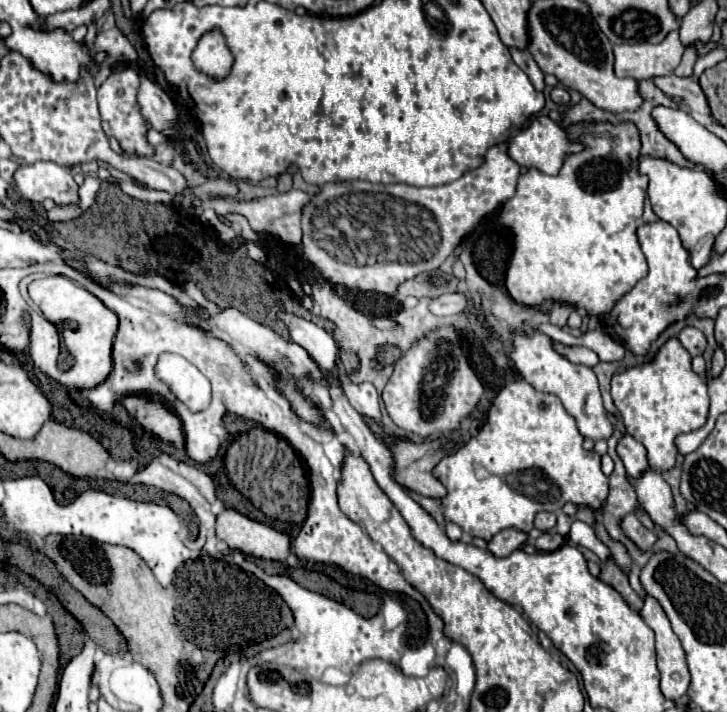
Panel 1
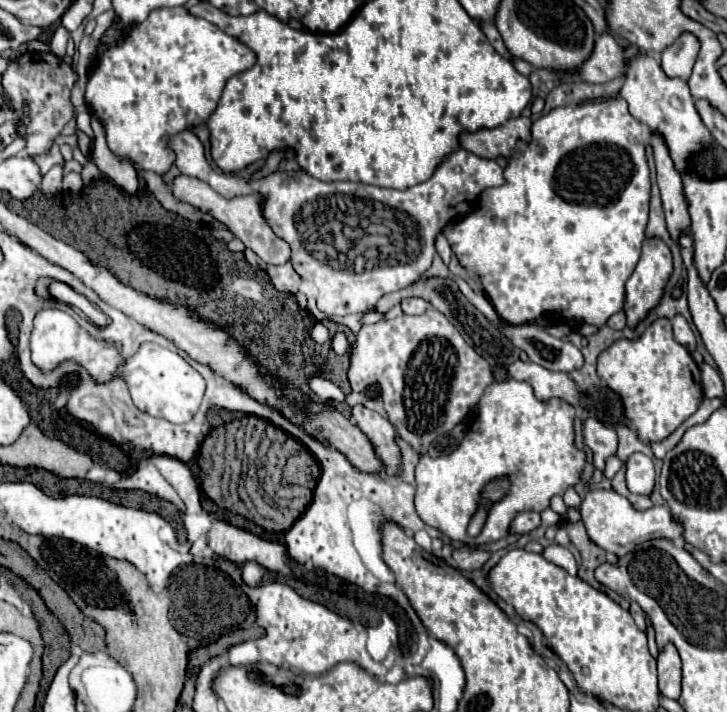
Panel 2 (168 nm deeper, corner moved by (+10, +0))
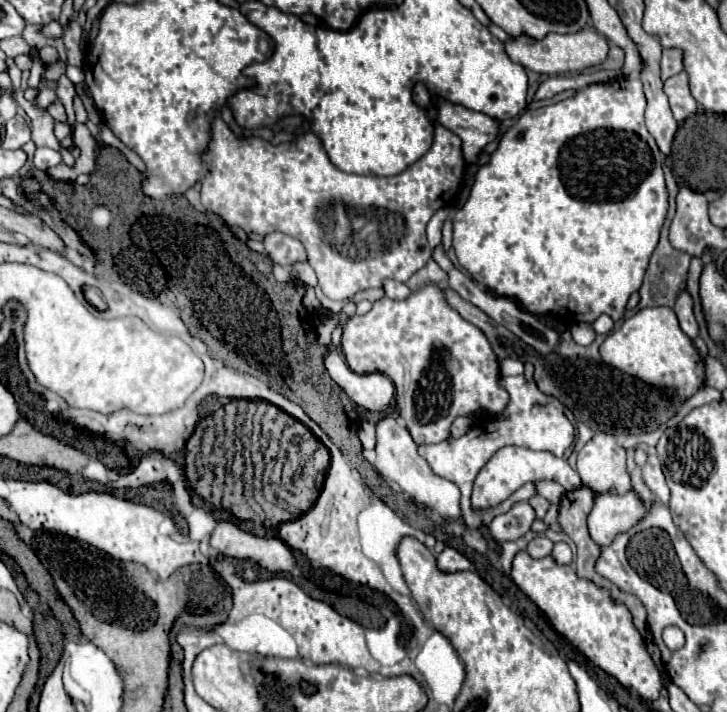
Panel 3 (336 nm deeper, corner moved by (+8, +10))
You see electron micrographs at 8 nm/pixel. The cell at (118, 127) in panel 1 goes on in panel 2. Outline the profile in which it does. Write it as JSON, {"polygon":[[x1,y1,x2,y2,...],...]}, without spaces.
{"polygon":[[160,7,160,9,154,9,146,21,134,25,128,33,128,37,120,43,120,45,114,45,110,47,108,51,102,53,100,57,100,63,96,67,96,71,90,75,88,79,88,85,86,85,86,103,90,105,90,111,92,115,104,125,106,129,106,139,108,139,108,147,112,149,112,153,116,155,122,155,122,157,130,157,140,169,144,171,154,171,158,175,164,175,176,161,176,155,172,151,172,147,168,147,168,141,170,141,170,135,176,135,180,131,186,131,186,129,192,129,192,127,198,127,198,125,204,125,208,121,208,117,214,113,216,105,218,105,218,99,222,95,222,89,226,85,226,81,246,69,250,69,252,65,256,63,256,55,254,51,250,51,250,47,246,47,244,43,240,43,238,39,230,37,228,33,224,33,222,29,218,29,214,23,202,19,202,17,196,17,192,15,186,7]]}

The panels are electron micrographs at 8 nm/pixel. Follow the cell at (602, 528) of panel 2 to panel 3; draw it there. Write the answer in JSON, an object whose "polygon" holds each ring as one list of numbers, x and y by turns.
{"polygon":[[634,491,624,495,618,493,598,493,594,507,588,515,590,537,606,547,614,541,616,535,626,533,648,513,648,503,642,501]]}

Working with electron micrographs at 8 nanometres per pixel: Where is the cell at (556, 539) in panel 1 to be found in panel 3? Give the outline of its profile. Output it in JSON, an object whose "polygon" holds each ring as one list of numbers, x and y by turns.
{"polygon":[[538,535,536,539,532,539,530,543,528,543,528,553,532,555,532,557,546,557,546,555,550,555,552,553,552,547,554,547,554,543,550,541,550,539,546,539,544,535]]}

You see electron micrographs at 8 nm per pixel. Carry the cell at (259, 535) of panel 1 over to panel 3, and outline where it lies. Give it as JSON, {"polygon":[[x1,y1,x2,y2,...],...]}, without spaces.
{"polygon":[[220,521,210,537,210,545,234,559,252,559,272,573,290,573,294,557,290,547,278,537,256,537,230,521]]}

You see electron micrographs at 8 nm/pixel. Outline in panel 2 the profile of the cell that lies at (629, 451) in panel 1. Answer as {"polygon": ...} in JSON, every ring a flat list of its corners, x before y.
{"polygon":[[634,453,628,461,626,461,626,483,628,489,636,495,646,495,650,497,654,491,654,465,652,459,642,455,642,453]]}

